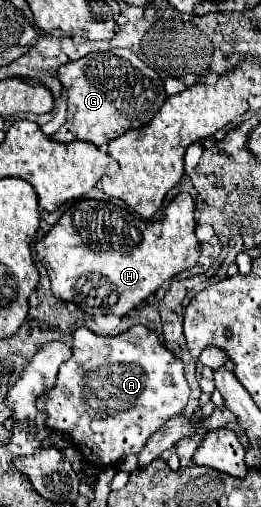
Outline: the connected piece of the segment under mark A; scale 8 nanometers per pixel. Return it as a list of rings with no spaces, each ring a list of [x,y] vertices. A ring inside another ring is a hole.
[[[133,325],[121,335],[103,337],[87,327],[79,327],[73,335],[73,355],[59,369],[55,387],[39,401],[39,409],[47,411],[47,425],[65,433],[83,453],[87,463],[95,467],[115,465],[131,453],[141,453],[147,439],[173,415],[181,413],[189,399],[189,385],[183,375],[183,363],[163,347],[157,333],[145,325]]]

